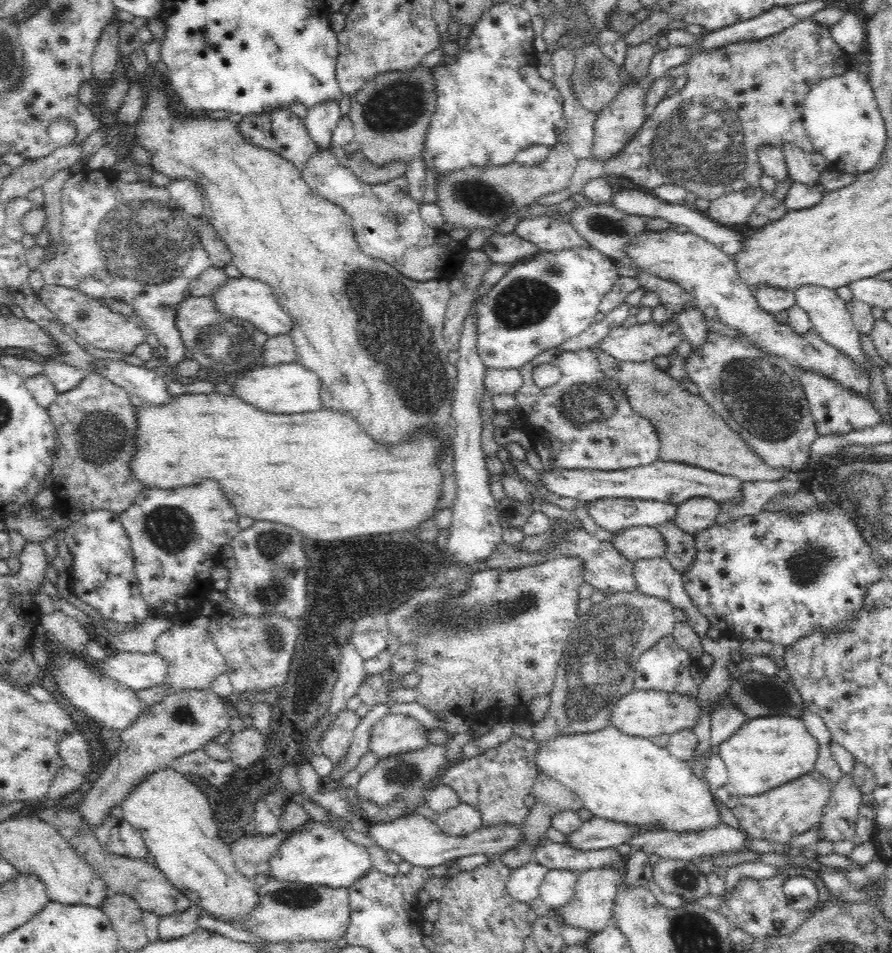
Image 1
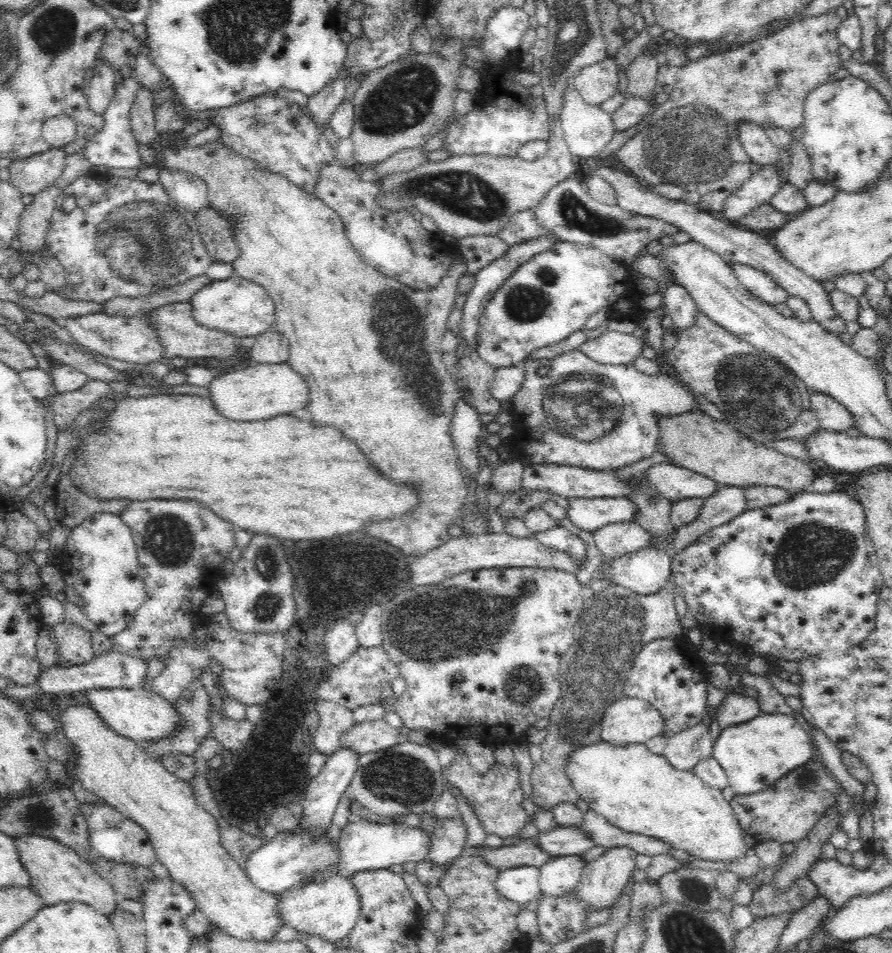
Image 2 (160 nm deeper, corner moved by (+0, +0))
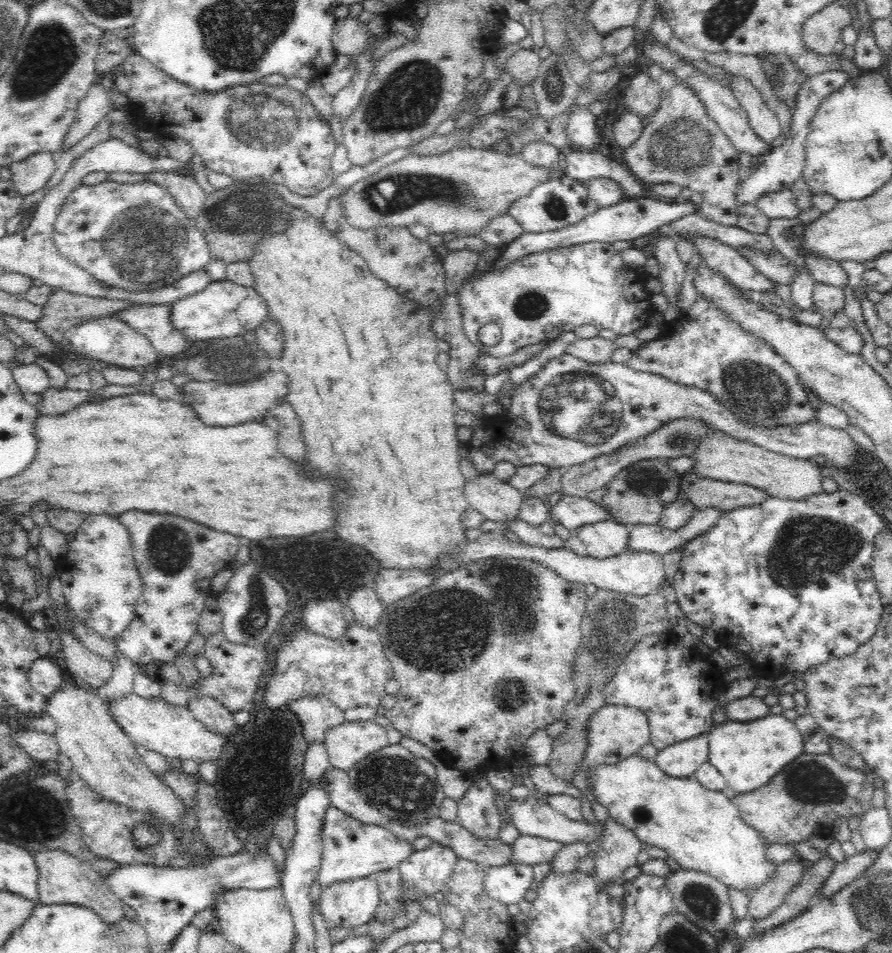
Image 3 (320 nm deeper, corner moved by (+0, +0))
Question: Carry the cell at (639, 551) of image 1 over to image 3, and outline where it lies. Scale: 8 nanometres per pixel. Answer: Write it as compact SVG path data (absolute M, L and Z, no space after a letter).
M596 522L575 530L576 536L584 543L588 557L608 559L619 556L628 548L628 527L620 522Z

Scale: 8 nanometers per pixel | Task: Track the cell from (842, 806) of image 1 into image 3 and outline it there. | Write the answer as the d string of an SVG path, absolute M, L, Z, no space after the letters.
M798 856L790 862L776 866L776 874L750 894L747 918L751 920L766 918L784 902L785 896L797 885L797 882L800 882L806 870L802 865L802 859Z

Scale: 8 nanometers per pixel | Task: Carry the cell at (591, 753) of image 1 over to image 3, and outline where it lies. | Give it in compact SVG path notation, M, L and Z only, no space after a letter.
M638 754L630 756L621 762L613 763L612 765L599 765L598 767L592 767L588 771L588 774L588 781L590 782L590 787L592 787L593 796L595 796L595 800L598 800L601 805L604 805L608 816L612 817L614 821L618 821L621 825L627 826L630 830L634 831L634 834L636 834L644 845L652 845L656 846L656 848L662 848L662 850L665 850L667 860L671 862L674 867L684 870L698 870L700 872L704 872L713 876L716 880L719 880L728 888L735 888L736 890L741 890L744 893L747 893L746 890L748 889L755 891L756 888L760 888L764 882L768 882L768 880L776 874L776 865L766 859L767 844L762 841L762 837L760 837L758 831L754 830L752 826L742 820L736 805L734 805L732 800L728 799L722 792L716 792L714 790L704 788L693 777L672 778L671 776L664 774L656 762L646 761L640 758L640 755Z

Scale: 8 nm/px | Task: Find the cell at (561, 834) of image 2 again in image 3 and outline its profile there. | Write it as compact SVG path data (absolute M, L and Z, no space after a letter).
M520 835L510 842L512 847L512 864L533 864L551 862L555 854L566 844L555 840Z

